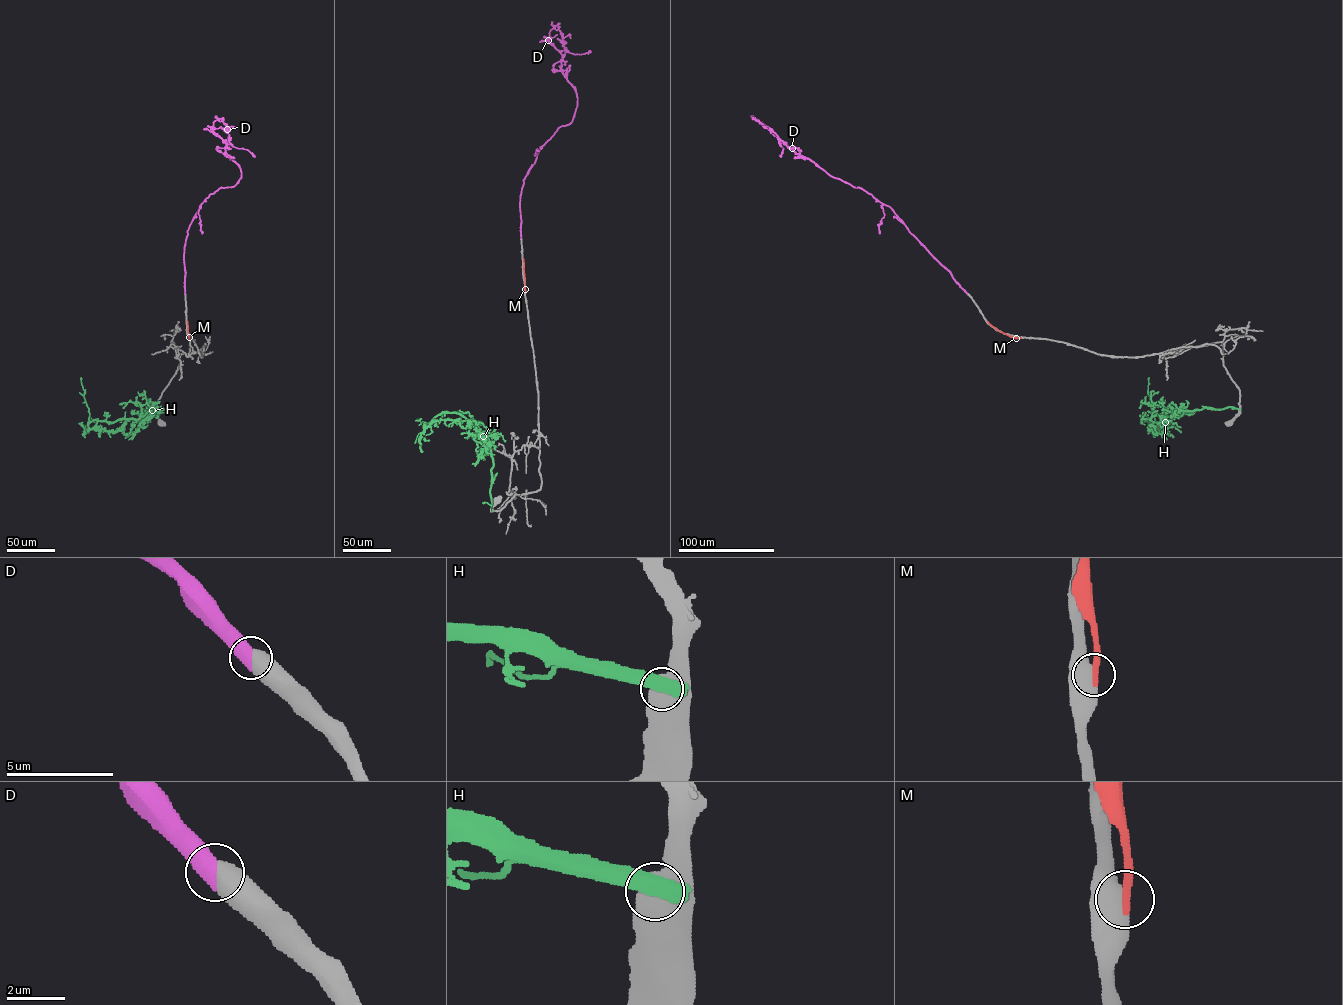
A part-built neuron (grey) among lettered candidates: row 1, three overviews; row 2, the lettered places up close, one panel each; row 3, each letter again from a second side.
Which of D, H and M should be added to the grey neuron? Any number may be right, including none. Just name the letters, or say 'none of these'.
D

